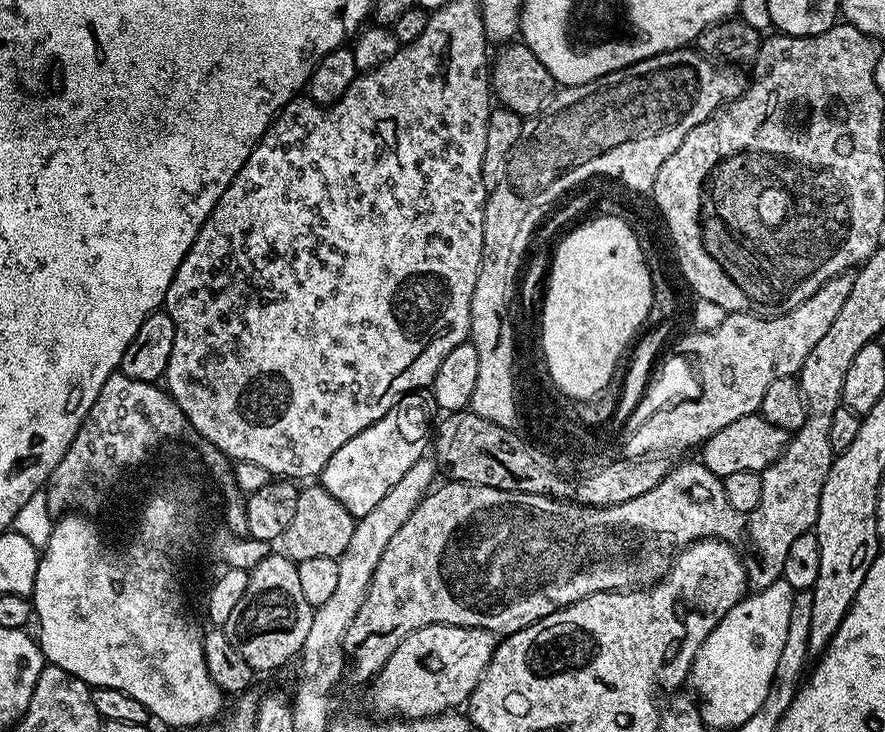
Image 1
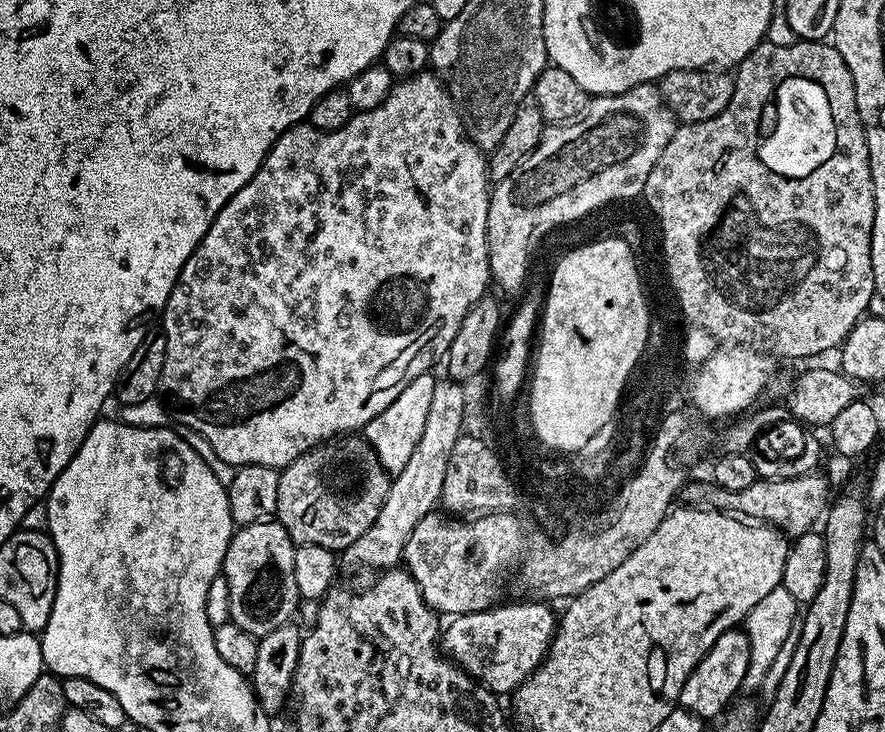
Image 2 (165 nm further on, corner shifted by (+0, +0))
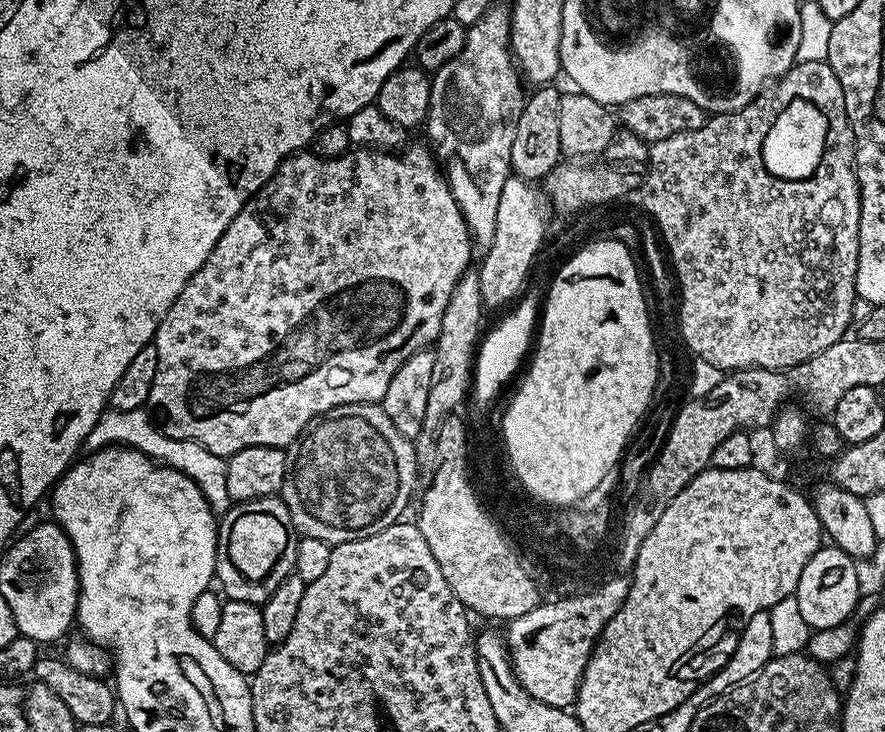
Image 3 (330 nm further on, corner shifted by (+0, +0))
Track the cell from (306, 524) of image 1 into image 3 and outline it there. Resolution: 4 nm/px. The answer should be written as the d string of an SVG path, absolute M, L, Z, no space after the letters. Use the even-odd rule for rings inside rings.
M379 403L343 404L337 408L331 408L328 412L323 412L320 416L315 416L300 431L298 438L292 444L289 444L286 449L282 499L285 506L290 510L290 518L297 533L300 536L318 538L322 542L335 546L342 542L357 540L358 538L370 538L370 534L378 534L382 530L389 528L391 524L397 523L403 517L400 515L408 508L408 499L411 496L413 499L414 493L418 488L418 483L416 484L416 448L412 444L415 443L409 437L400 433L398 426L394 426L394 422L390 422L390 414L386 414L386 410Z

